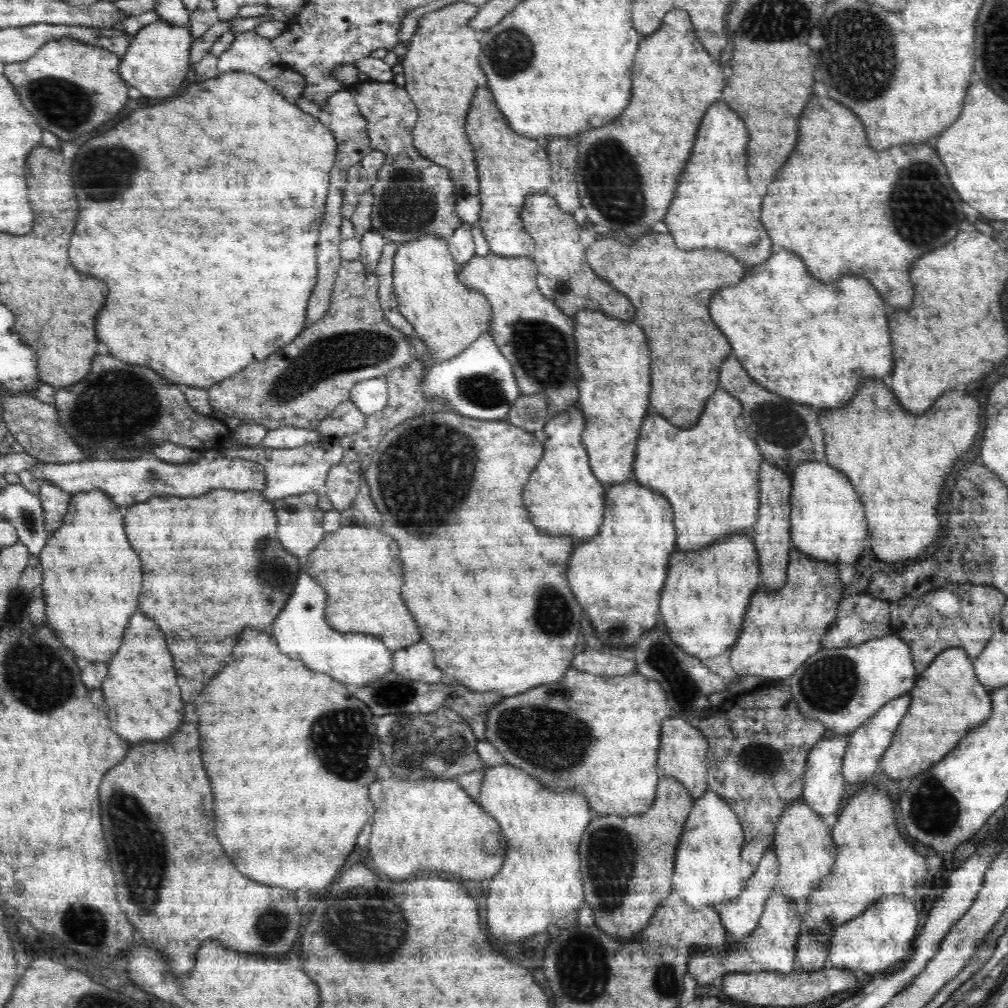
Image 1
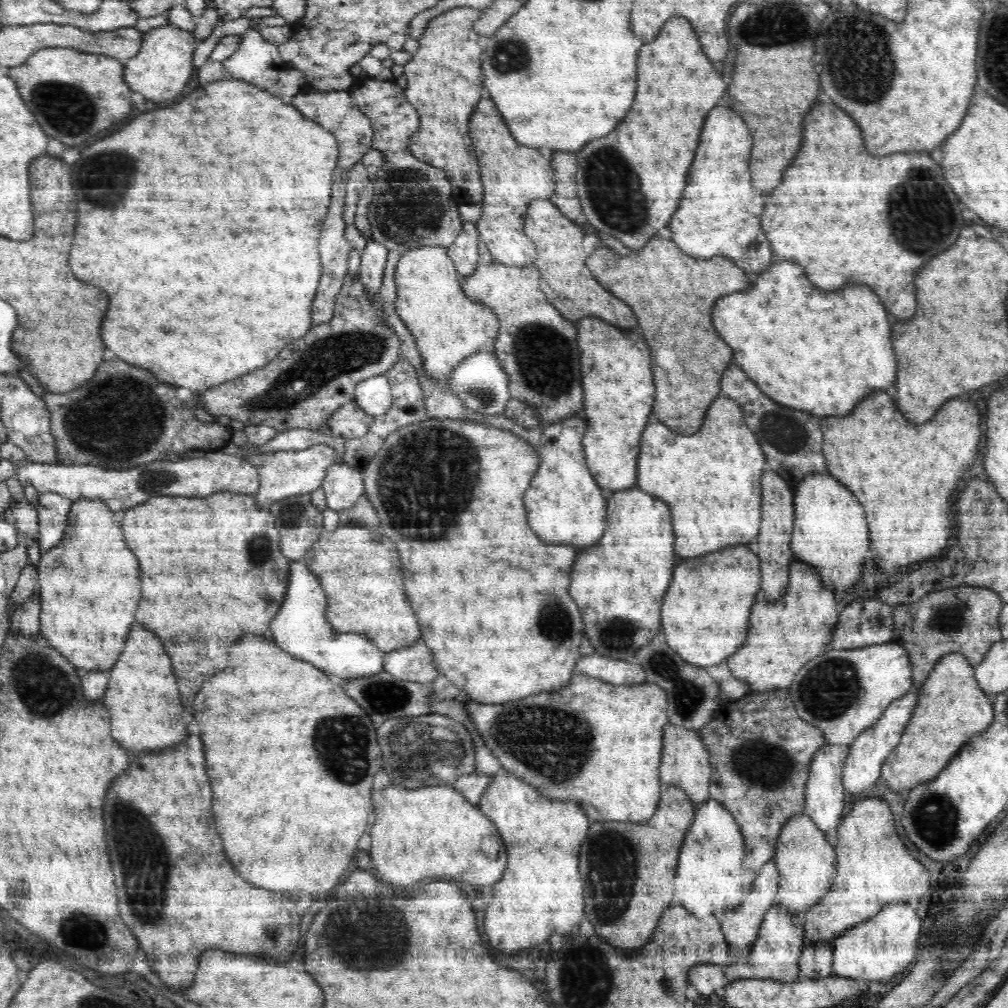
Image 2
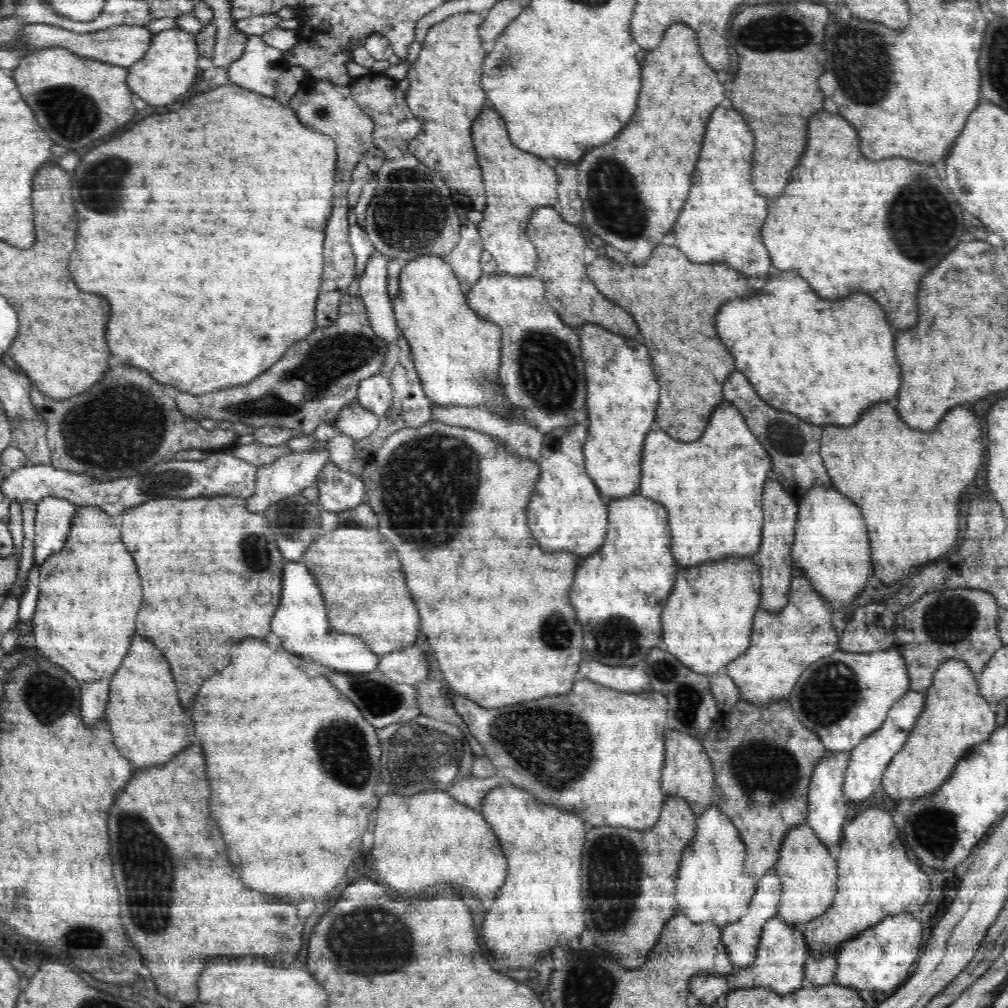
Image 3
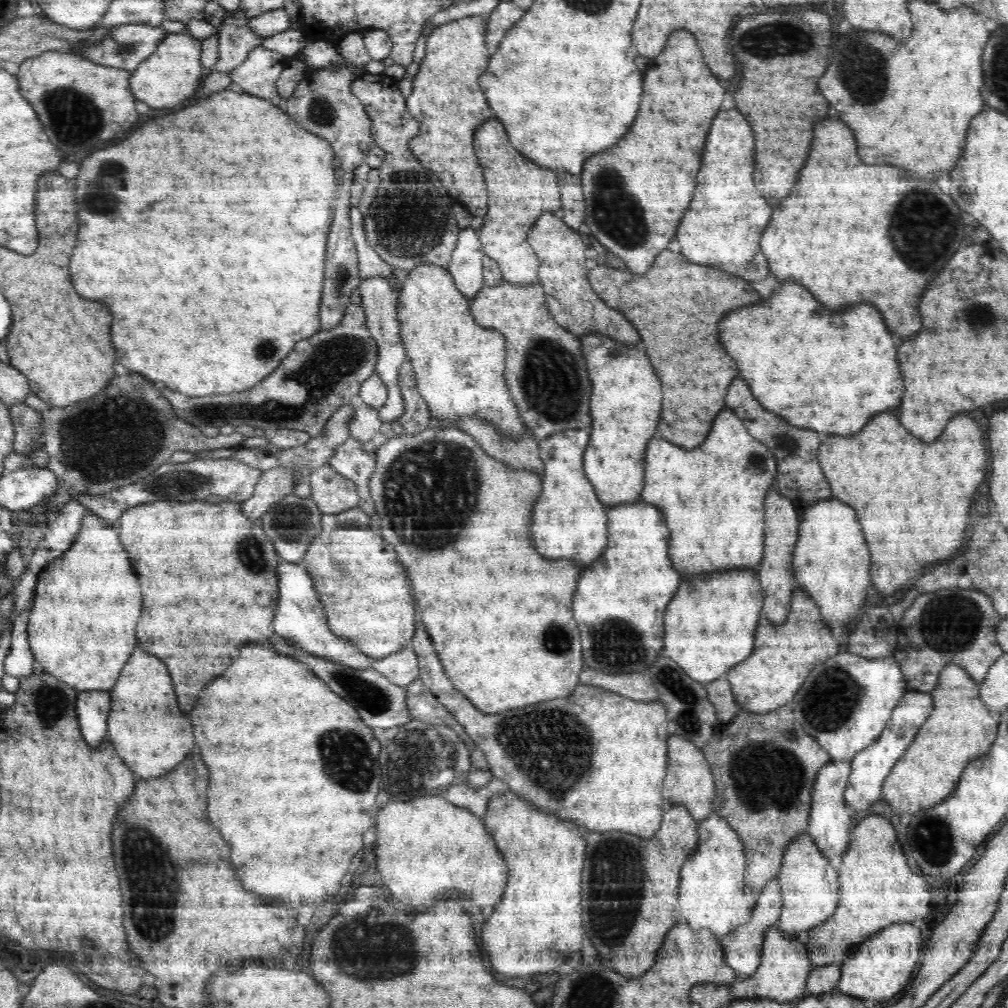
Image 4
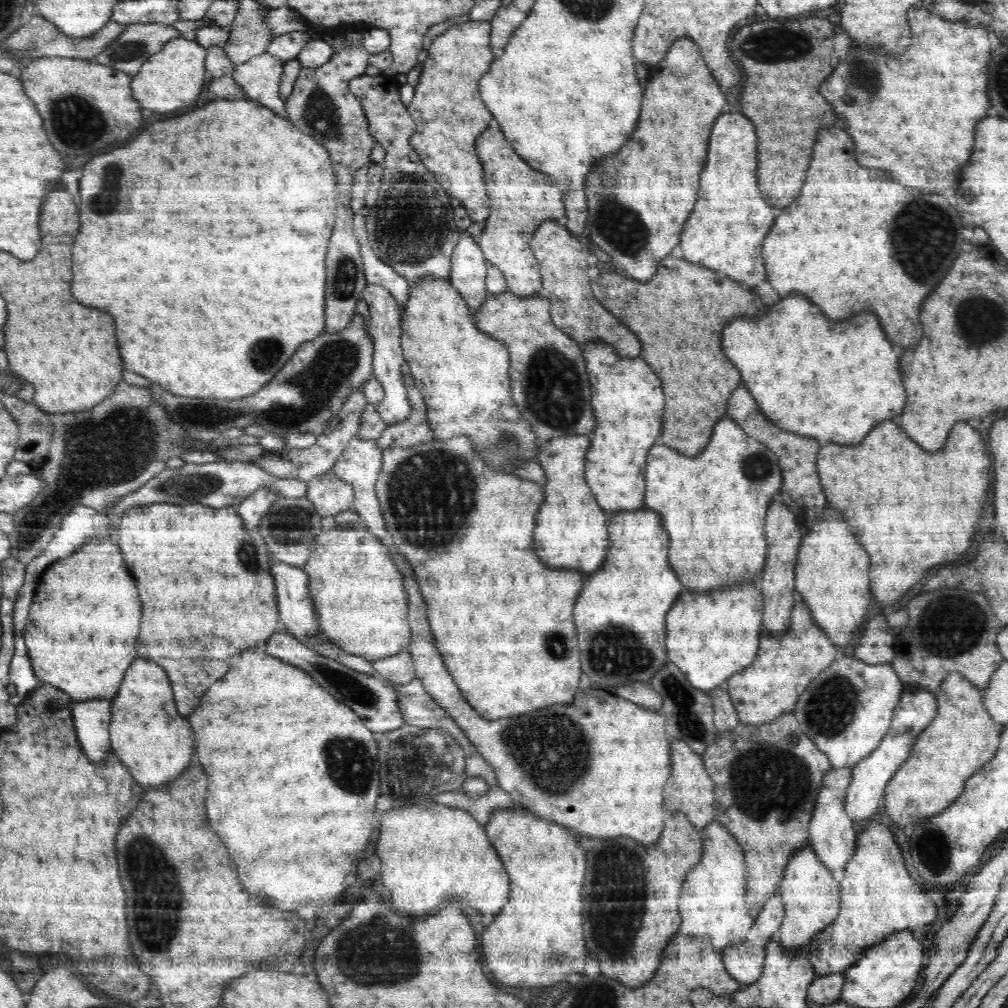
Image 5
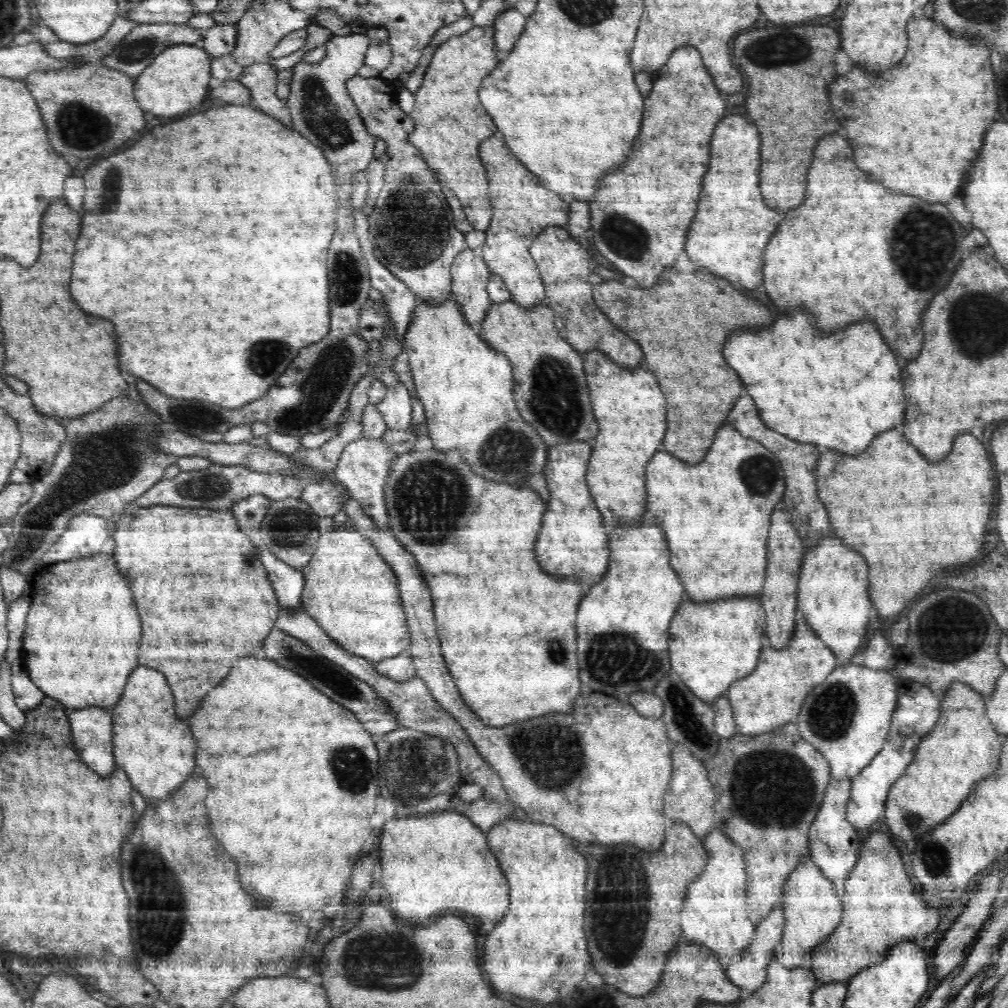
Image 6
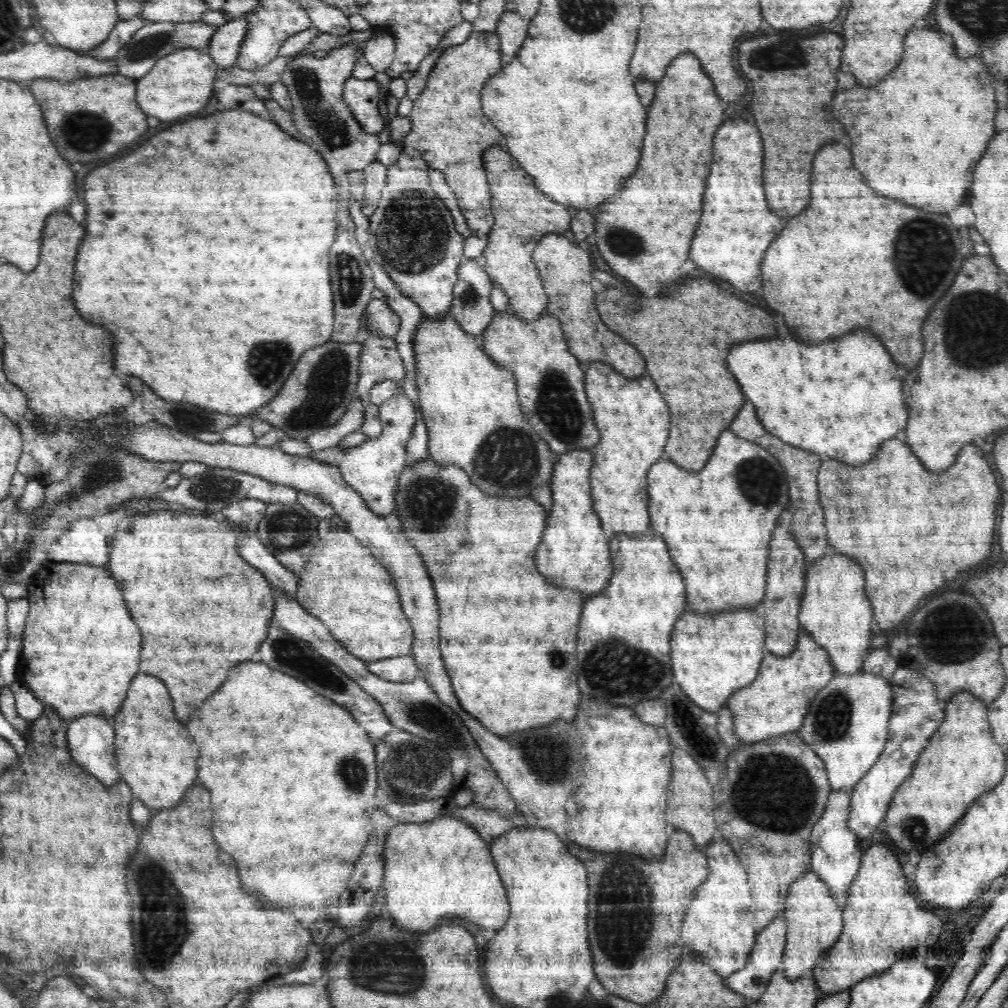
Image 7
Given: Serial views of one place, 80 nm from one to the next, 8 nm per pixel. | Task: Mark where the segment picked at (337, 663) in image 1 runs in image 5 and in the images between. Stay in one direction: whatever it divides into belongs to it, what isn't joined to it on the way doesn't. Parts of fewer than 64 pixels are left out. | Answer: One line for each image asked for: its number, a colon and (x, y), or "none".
2: (300, 627)
3: (300, 622)
4: (300, 619)
5: (297, 616)

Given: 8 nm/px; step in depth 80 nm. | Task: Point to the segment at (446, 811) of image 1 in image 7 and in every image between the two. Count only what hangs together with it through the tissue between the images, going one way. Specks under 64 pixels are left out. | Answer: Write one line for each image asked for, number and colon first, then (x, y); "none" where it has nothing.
2: (434, 831)
3: (421, 840)
4: (425, 847)
5: (430, 853)
6: (440, 860)
7: (441, 869)

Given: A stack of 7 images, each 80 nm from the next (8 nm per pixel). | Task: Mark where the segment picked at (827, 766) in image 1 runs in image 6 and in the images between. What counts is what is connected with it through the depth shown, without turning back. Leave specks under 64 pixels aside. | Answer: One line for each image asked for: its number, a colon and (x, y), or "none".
2: (824, 794)
3: (826, 816)
4: (829, 822)
5: (831, 832)
6: (834, 844)

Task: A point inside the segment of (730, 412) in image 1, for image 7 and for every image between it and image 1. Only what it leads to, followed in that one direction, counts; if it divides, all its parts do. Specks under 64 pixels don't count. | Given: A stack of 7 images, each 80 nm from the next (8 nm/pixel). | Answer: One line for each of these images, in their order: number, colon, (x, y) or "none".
2: (712, 481)
3: (712, 488)
4: (713, 495)
5: (711, 503)
6: (716, 513)
7: (717, 523)

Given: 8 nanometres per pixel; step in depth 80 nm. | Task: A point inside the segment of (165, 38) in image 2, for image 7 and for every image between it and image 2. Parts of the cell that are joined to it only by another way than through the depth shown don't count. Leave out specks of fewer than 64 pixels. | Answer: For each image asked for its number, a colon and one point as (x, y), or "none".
3: (165, 73)
4: (173, 72)
5: (172, 78)
6: (177, 79)
7: (181, 83)

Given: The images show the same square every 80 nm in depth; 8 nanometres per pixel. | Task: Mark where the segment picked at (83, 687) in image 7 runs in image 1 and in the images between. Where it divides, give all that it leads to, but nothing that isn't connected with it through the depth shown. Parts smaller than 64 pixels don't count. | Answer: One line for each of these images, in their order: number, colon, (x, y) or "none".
1: (92, 578)
2: (89, 596)
3: (89, 593)
4: (86, 604)
5: (85, 619)
6: (82, 622)

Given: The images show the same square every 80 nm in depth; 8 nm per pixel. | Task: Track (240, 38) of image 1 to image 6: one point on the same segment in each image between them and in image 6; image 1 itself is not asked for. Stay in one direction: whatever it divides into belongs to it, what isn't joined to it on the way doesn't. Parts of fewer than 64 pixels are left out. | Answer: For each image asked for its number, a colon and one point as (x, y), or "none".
2: (258, 61)
3: (257, 69)
4: (257, 75)
5: (260, 77)
6: (260, 79)

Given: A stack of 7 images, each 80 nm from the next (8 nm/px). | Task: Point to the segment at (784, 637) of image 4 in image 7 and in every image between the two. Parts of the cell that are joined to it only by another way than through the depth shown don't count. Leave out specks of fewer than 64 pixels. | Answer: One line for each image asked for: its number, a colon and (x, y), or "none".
5: (784, 666)
6: (772, 694)
7: (775, 702)

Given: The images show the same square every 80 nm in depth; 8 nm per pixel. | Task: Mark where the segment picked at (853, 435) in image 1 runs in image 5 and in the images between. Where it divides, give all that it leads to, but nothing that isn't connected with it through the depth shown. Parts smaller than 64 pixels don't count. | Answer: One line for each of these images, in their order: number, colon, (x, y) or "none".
2: (890, 463)
3: (880, 455)
4: (933, 486)
5: (913, 510)

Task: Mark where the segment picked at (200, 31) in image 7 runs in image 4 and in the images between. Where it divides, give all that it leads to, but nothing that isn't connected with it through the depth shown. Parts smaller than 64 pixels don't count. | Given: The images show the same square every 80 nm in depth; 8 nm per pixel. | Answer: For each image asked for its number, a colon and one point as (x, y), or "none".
4: (125, 46)
5: (136, 44)
6: (131, 56)

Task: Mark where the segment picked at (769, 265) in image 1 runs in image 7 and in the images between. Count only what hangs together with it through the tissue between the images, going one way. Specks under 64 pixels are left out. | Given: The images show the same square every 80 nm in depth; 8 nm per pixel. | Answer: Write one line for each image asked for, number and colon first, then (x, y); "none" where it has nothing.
2: (820, 352)
3: (798, 351)
4: (784, 346)
5: (794, 346)
6: (782, 367)
7: (795, 388)

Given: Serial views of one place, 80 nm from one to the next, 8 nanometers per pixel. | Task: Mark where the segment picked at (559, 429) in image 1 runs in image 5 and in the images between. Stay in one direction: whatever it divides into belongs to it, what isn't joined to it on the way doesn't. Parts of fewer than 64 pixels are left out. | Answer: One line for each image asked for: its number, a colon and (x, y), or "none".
2: (564, 503)
3: (566, 512)
4: (569, 521)
5: (571, 533)

